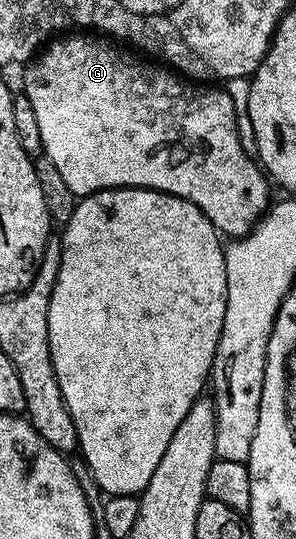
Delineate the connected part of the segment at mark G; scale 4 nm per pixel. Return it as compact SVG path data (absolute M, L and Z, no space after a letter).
M94 34L70 35L65 38L51 39L41 49L40 55L31 59L24 68L26 71L24 95L28 98L28 102L32 102L32 110L36 110L36 122L40 122L43 153L52 162L52 166L56 166L56 170L60 170L60 178L64 178L64 182L68 182L68 190L72 190L75 197L78 198L91 196L92 193L101 192L104 188L151 188L153 192L167 192L173 196L184 198L197 206L214 223L215 228L223 237L237 238L246 235L269 209L272 203L271 185L268 183L268 177L260 167L259 161L253 155L246 153L244 146L241 145L241 140L238 137L236 110L233 108L232 98L229 97L225 87L199 86L197 83L183 78L177 71L171 70L169 67L157 68L154 64L145 64L141 60L141 58L143 59L141 55L135 54L109 39L99 38Z

